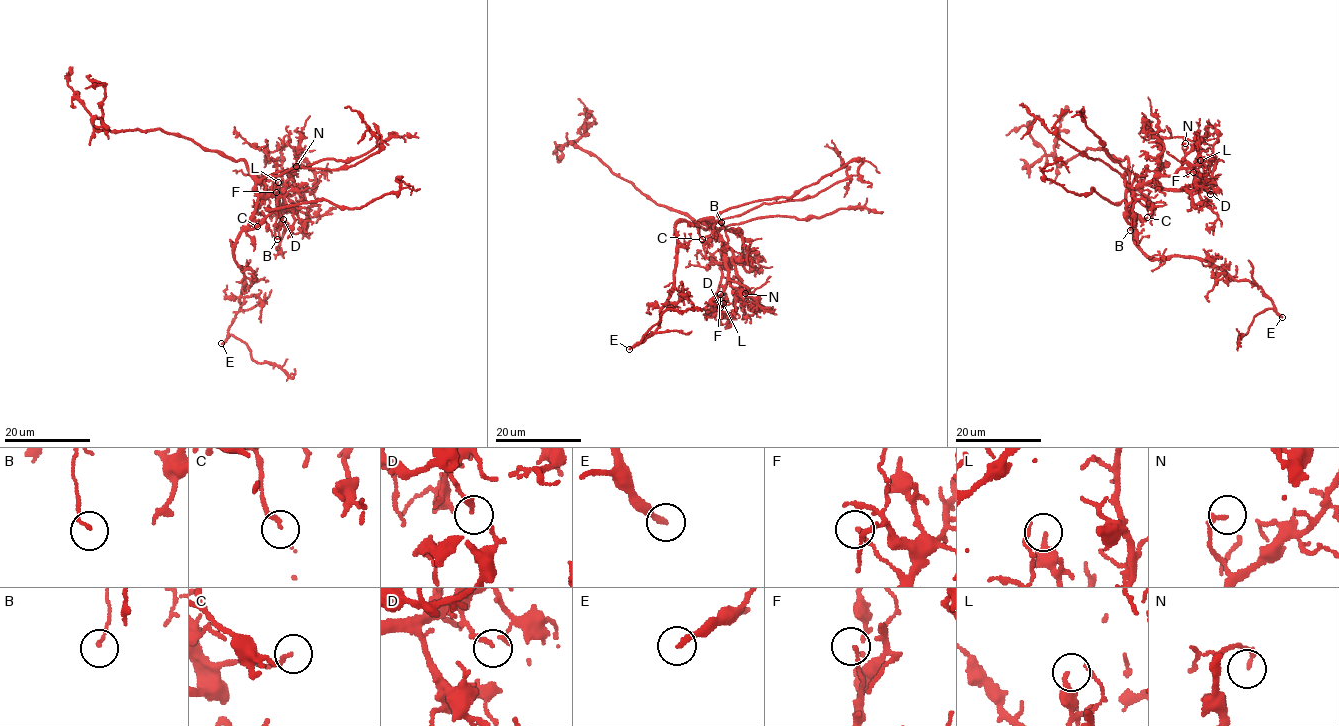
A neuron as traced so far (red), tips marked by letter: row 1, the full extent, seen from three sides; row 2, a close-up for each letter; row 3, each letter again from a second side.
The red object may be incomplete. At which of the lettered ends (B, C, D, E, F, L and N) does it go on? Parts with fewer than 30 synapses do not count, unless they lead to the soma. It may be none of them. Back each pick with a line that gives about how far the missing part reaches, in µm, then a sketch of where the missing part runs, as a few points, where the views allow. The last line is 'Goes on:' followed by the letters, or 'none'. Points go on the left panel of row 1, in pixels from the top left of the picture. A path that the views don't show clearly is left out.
E: Missing length about 50 µm. Course of what is missing: (221, 343), (219, 368), (211, 388), (184, 417), (159, 430), (162, 435)
Goes on: E

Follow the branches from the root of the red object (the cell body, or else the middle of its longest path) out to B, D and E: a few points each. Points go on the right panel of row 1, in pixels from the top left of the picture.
B: (1127, 206), (1131, 224), (1126, 208), (1129, 204), (1133, 212), (1130, 230)
D: (1127, 206), (1128, 190), (1143, 185), (1171, 190), (1204, 188), (1210, 194)
E: (1127, 206), (1133, 241), (1147, 255), (1207, 260), (1235, 279), (1256, 284), (1282, 317)

